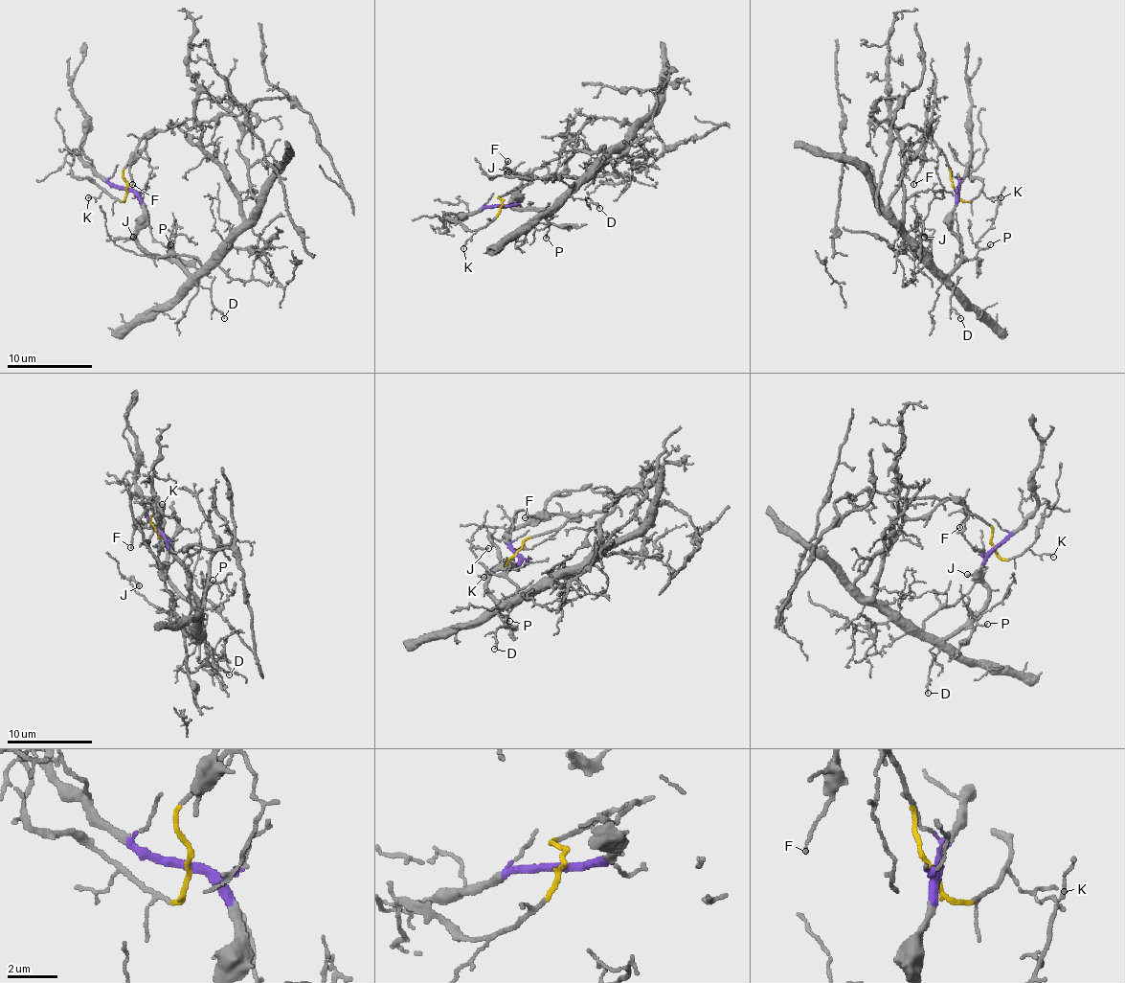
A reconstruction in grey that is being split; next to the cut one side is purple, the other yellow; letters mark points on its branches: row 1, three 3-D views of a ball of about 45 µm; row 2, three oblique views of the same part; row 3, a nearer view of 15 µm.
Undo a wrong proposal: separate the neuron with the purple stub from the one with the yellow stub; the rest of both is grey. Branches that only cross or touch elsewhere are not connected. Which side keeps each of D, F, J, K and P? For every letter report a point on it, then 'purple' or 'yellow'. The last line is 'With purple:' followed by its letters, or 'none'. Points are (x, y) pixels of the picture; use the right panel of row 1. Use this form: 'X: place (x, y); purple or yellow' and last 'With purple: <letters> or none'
D: place (960, 318); purple
F: place (913, 184); yellow
J: place (924, 237); purple
K: place (1001, 197); yellow
P: place (990, 244); purple
With purple: D, J, P

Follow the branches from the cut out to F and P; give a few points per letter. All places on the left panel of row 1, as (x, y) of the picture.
F: (125, 189), (123, 167), (146, 146), (146, 139), (134, 152), (130, 171), (132, 184)
P: (125, 189), (134, 195), (143, 210), (143, 225), (137, 238), (149, 253), (168, 260), (173, 249), (170, 244)

